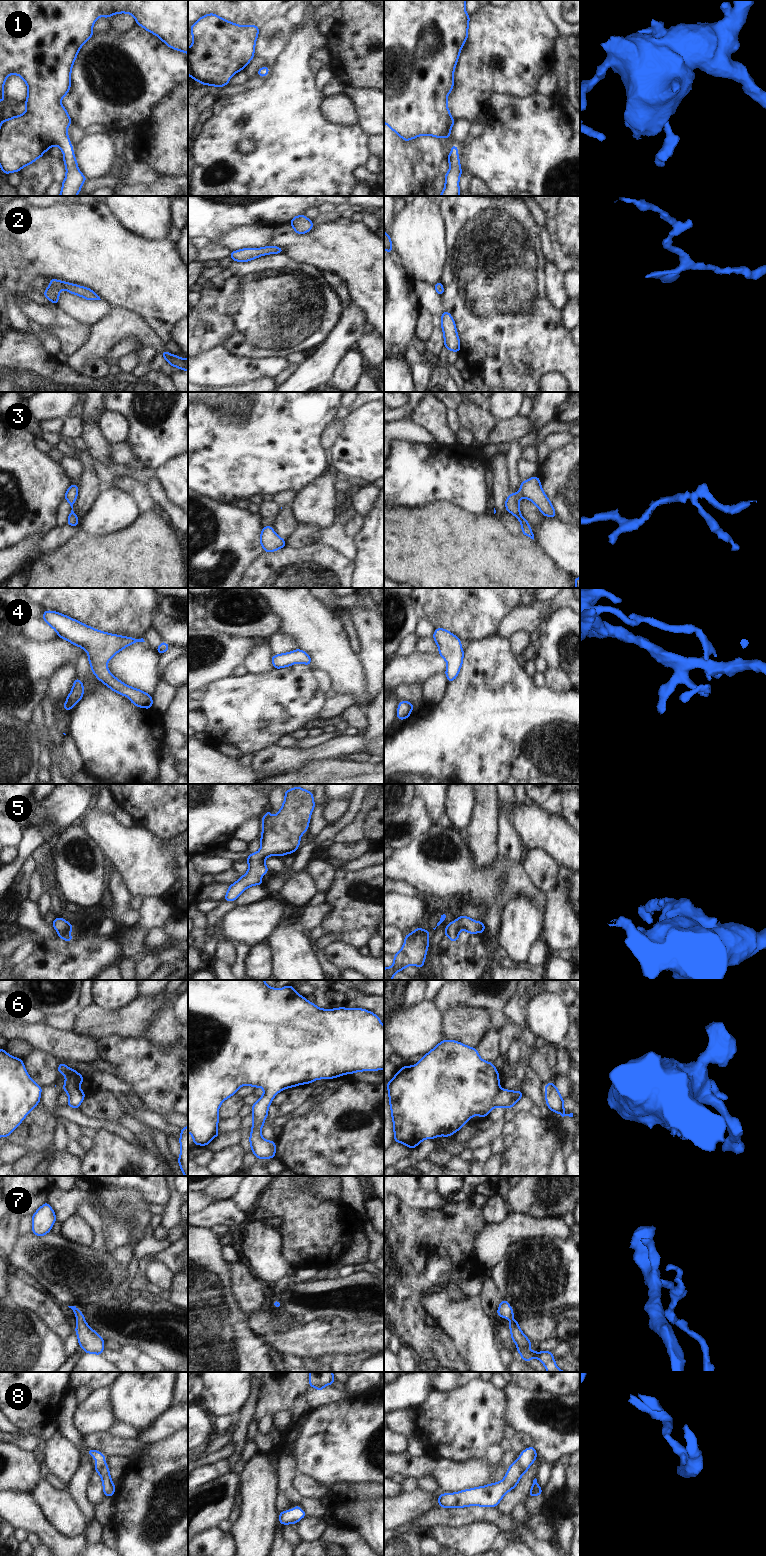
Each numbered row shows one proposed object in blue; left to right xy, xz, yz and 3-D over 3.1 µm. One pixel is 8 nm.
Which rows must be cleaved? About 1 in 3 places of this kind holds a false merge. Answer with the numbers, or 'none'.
none

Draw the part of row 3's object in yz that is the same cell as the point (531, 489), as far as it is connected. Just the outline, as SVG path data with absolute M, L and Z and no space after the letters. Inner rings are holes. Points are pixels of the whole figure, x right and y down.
M533 476L529 480L523 480L520 485L519 493L510 493L505 500L506 511L512 513L521 523L522 534L534 540L534 534L529 527L529 522L520 514L519 499L526 498L531 500L540 510L542 515L557 518L554 507L549 498L545 495L540 479Z

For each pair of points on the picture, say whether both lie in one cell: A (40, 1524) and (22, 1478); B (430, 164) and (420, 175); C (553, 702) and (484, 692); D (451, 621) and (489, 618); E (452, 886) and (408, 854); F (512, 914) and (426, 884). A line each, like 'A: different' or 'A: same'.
A: different
B: different
C: same
D: same
E: same
F: different

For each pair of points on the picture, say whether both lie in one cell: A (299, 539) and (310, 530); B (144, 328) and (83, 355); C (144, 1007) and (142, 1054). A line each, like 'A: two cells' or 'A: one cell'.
A: one cell
B: one cell
C: two cells

